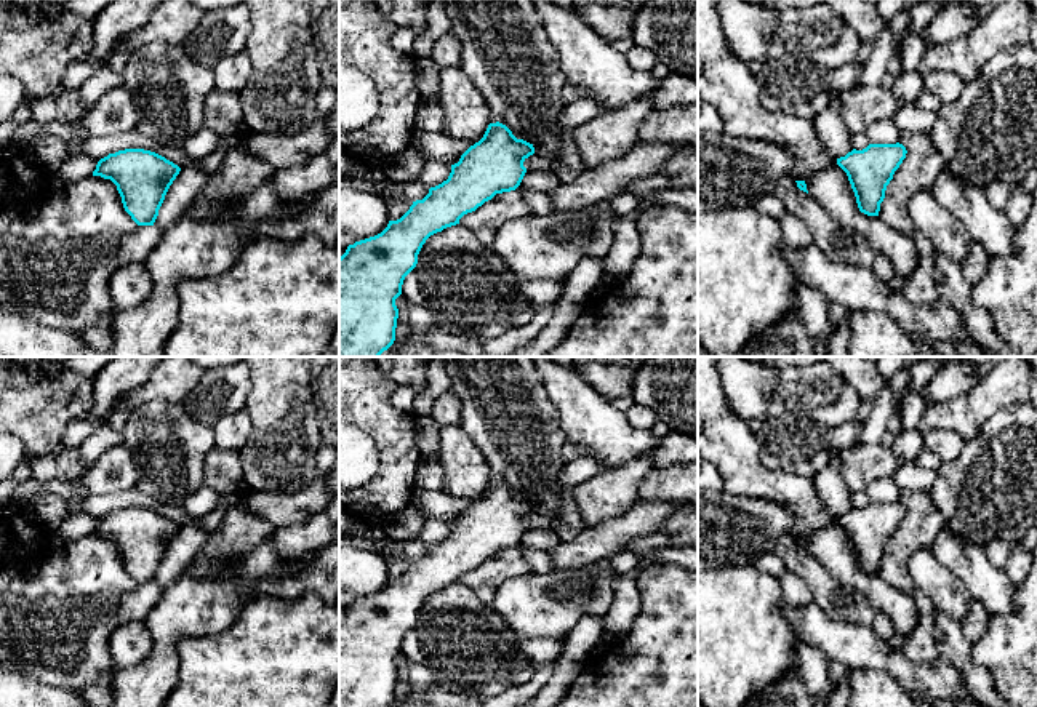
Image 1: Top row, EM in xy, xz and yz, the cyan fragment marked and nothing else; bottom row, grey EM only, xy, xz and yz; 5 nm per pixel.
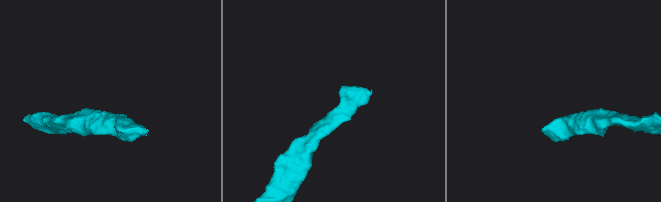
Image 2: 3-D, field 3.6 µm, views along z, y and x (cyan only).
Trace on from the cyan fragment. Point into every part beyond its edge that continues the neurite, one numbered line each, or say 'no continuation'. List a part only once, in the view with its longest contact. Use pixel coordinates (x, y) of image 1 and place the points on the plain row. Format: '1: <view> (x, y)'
no continuation

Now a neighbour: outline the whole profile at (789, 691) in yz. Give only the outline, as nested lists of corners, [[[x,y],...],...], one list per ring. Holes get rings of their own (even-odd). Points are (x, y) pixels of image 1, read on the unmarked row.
[[[795,667],[743,707],[816,707],[816,699],[808,693],[800,669]]]

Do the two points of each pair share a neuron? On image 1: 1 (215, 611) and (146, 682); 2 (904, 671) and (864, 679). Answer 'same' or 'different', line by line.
1: same
2: different

